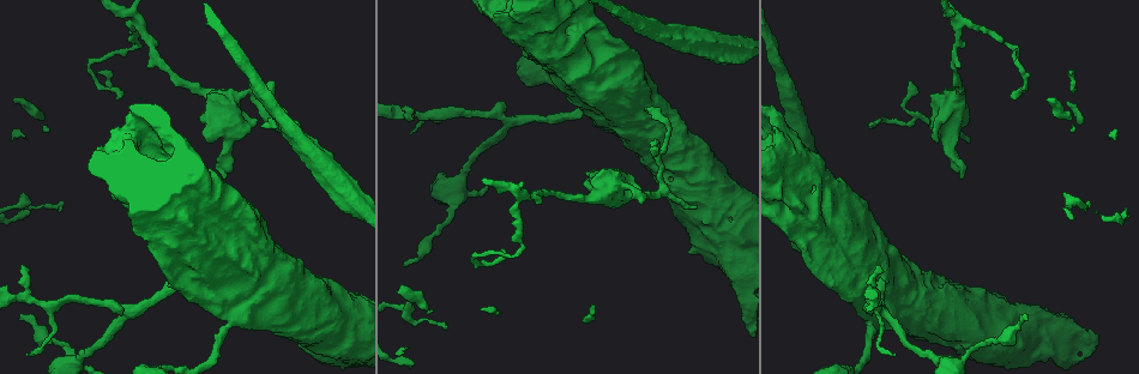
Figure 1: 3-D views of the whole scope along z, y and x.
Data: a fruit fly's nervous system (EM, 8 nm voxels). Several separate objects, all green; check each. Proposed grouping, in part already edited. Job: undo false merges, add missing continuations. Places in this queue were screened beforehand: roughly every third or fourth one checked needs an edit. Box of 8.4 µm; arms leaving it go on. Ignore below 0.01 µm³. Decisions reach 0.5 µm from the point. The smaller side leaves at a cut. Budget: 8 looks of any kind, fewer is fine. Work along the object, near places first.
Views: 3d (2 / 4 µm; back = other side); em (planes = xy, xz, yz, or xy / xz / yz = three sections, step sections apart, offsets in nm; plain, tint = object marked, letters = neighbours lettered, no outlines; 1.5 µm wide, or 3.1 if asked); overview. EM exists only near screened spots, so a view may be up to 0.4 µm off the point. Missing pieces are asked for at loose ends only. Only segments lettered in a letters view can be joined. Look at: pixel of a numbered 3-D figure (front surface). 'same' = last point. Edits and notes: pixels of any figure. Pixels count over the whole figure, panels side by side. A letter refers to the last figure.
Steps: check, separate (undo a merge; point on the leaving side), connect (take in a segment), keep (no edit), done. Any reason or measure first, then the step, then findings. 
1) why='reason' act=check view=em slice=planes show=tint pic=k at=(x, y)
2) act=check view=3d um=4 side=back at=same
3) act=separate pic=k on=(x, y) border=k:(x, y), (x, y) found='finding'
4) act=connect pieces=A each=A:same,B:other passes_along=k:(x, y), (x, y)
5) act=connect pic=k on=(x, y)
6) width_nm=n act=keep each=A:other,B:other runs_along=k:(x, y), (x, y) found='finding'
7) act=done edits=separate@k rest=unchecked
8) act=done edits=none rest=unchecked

why='sudden change in width' act=check view=3d um=4 pic=1 at=(879, 285)

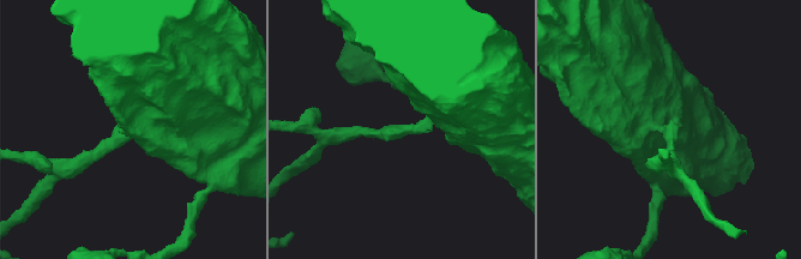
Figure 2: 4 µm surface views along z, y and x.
arm_widths_nm=170,700 why='need the tissue' act=check view=em slice=xy step=8 show=tint pic=2 at=(410, 127)

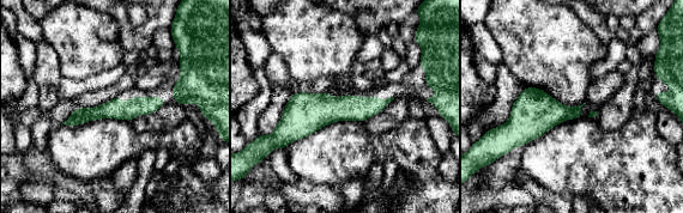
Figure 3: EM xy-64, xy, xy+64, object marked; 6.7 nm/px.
why='another direction' act=check view=em slice=planes show=letters at=same

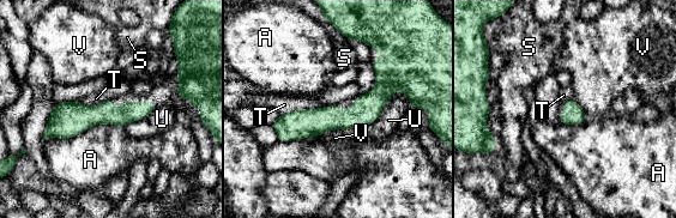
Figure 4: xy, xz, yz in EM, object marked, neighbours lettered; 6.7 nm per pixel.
act=keep each=A:other,S:other,T:other,U:other,V:other runs_along=4:(405, 88), (277, 127) found='all the same neuron'

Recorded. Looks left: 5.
why='branch stops here' act=check view=3d um=2 side=back pic=1 at=(962, 179)

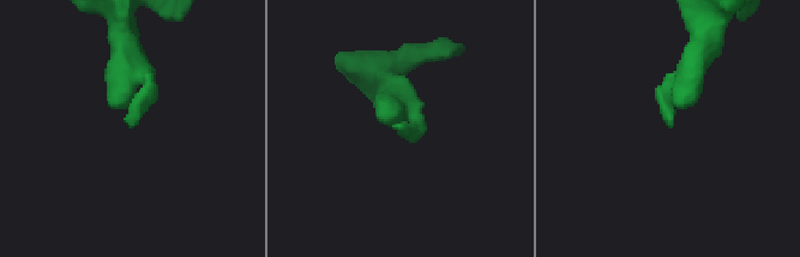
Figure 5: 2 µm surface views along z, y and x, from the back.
why='shape alone is not enough' act=check view=em slice=planes show=letters pic=5 at=(665, 121)

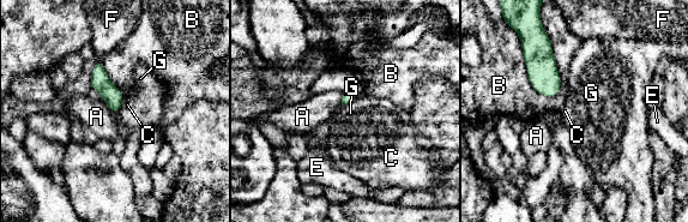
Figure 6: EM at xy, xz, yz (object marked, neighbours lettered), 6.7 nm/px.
act=keep each=A:other,B:other,C:other,E:other,F:other,G:other border=6:(351, 101), (342, 106) found='none of them fits'

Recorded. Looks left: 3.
why='tapers out' act=check view=em slice=xz step=8 show=tint pic=1 at=(880, 266)

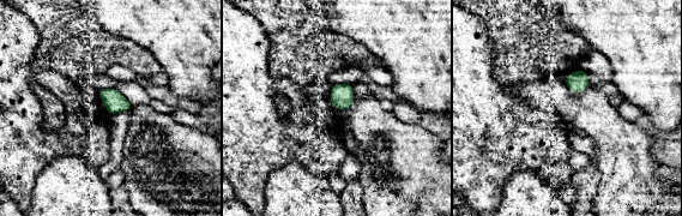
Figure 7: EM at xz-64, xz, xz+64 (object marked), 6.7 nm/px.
why='another direction' act=check view=em slice=planes show=letters at=same

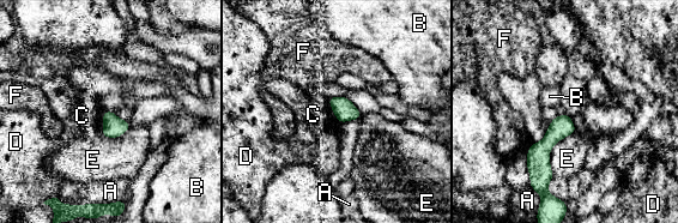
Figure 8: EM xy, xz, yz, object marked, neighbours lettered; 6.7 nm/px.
act=keep each=A:other,B:other,C:other,D:other,E:other,F:other runs_along=8:(565, 118), (543, 148), (543, 181) found='no lettered segment goes on from it'

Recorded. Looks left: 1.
act=done edits=none rest=unchecked

